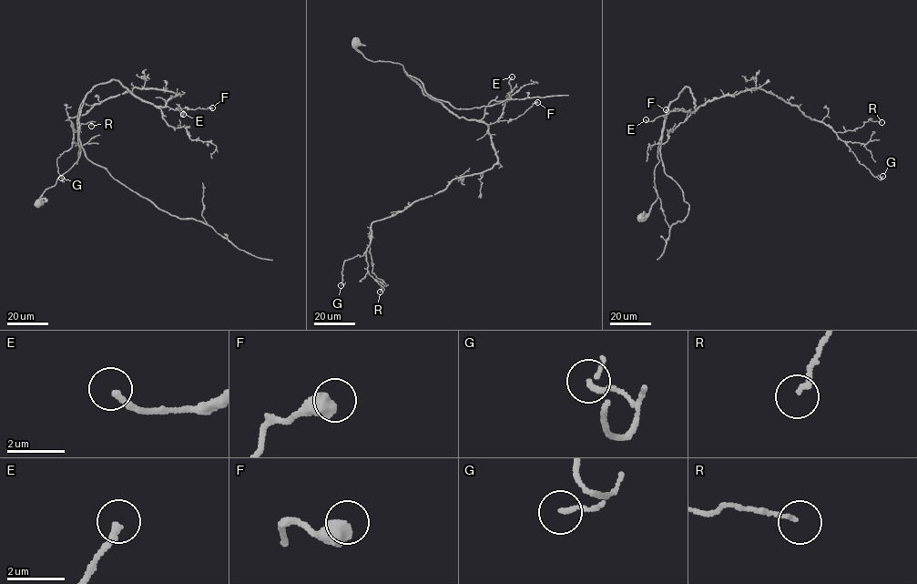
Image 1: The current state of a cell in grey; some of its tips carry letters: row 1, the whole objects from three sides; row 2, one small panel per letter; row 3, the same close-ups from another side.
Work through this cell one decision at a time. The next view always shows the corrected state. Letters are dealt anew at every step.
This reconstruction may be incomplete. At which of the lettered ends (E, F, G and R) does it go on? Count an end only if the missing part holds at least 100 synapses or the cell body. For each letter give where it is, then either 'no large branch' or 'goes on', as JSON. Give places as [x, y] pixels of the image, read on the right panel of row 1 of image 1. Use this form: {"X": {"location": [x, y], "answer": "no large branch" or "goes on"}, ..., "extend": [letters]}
{"E": {"location": [646, 119], "answer": "no large branch"}, "F": {"location": [666, 109], "answer": "no large branch"}, "G": {"location": [882, 176], "answer": "no large branch"}, "R": {"location": [881, 122], "answer": "no large branch"}, "extend": []}

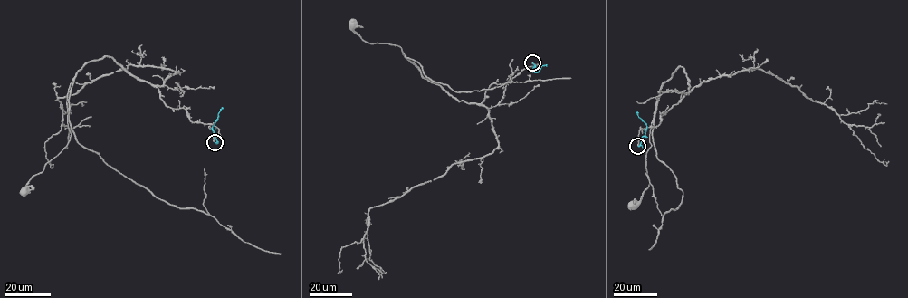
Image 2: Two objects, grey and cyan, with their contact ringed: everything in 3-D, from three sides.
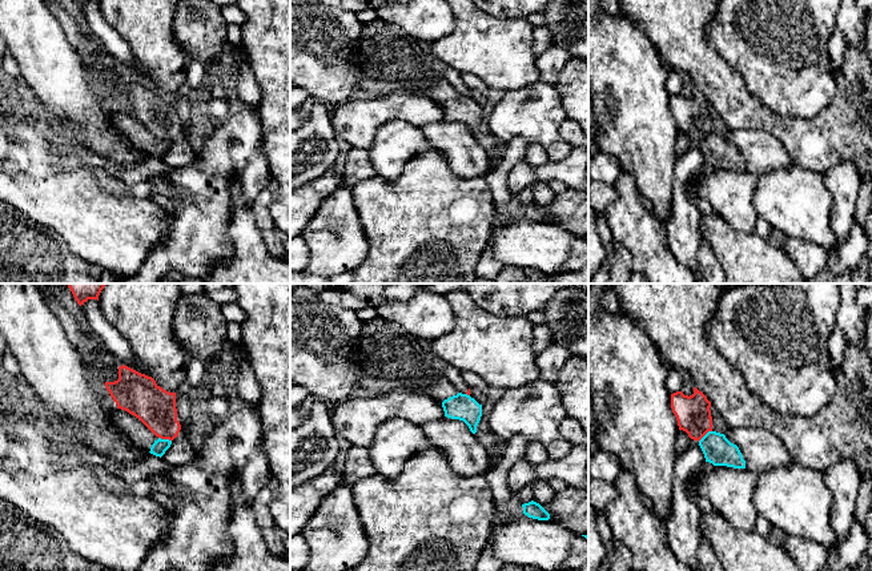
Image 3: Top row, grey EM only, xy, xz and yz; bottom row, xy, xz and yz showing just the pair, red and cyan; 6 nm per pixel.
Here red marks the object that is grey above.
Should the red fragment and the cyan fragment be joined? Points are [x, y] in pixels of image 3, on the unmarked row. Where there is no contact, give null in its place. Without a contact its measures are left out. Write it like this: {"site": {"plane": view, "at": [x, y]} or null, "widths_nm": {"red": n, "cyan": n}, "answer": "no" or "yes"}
{"site": {"plane": "yz", "at": [704, 136]}, "widths_nm": {"red": 220, "cyan": 180}, "answer": "no"}

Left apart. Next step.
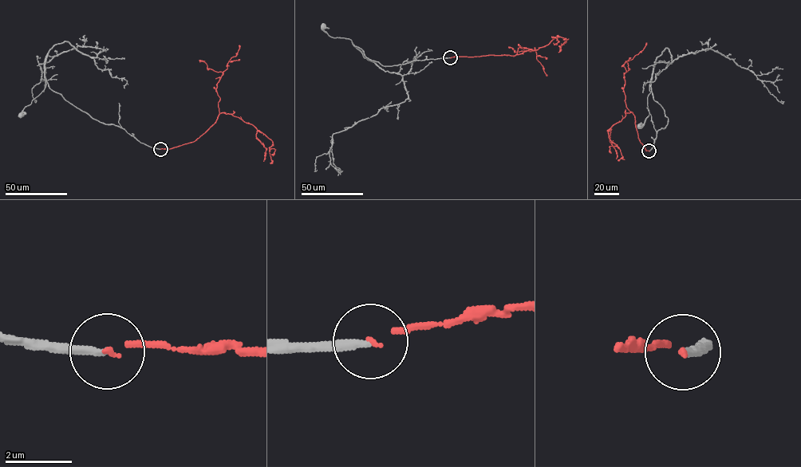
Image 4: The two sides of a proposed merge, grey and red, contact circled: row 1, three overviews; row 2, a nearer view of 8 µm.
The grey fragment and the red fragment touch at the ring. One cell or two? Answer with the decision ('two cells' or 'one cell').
one cell

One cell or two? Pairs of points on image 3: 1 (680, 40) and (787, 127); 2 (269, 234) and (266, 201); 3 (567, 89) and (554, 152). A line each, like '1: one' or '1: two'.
1: one
2: one
3: two

